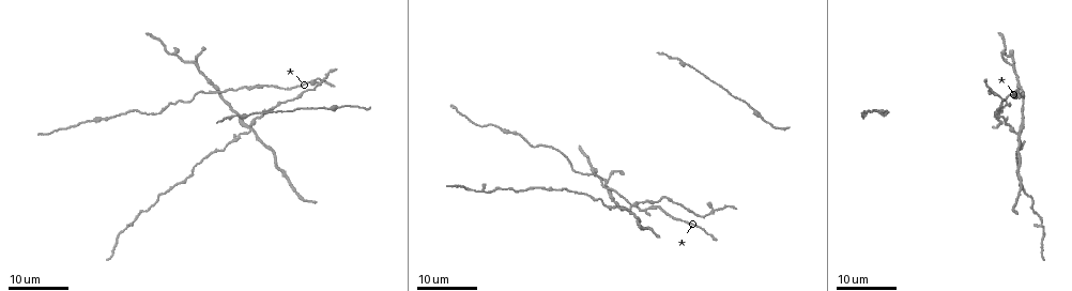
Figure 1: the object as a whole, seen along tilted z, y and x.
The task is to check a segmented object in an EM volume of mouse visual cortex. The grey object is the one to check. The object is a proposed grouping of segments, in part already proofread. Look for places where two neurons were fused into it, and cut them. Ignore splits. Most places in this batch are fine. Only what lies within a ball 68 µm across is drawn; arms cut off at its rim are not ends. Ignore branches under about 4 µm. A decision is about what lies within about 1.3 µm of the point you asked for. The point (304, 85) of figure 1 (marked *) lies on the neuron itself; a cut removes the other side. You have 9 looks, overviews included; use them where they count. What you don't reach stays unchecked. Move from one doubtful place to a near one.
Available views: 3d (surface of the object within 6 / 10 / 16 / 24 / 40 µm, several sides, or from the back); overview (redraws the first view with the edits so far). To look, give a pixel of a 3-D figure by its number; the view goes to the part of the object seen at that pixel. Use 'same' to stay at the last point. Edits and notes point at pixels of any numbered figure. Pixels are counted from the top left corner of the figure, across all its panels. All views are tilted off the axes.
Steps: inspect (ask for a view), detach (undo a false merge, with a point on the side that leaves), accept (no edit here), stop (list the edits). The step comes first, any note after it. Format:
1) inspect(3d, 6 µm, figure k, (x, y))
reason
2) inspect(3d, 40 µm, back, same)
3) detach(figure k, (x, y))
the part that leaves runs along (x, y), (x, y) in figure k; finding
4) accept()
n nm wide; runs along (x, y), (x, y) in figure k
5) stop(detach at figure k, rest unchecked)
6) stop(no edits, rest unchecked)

inspect(3d, 16 µm, figure 1, (1019, 133))
looks like a crossing

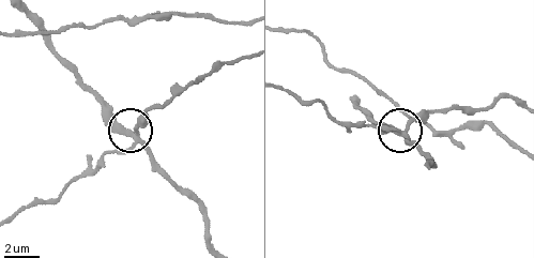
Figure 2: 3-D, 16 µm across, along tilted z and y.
inspect(3d, 10 µm, figure 2, (406, 131))

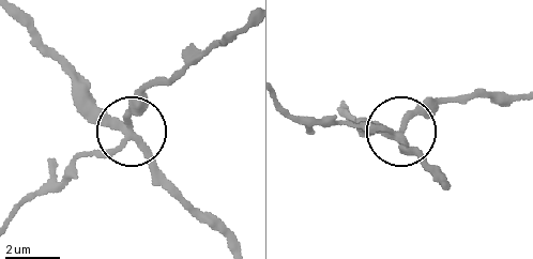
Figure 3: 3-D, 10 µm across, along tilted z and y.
detach(figure 3, (152, 167))
side arm 38 µm; the part that leaves runs along (128, 134), (27, 16) in figure 3; two neurons meet here

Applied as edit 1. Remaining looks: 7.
inspect(overview)

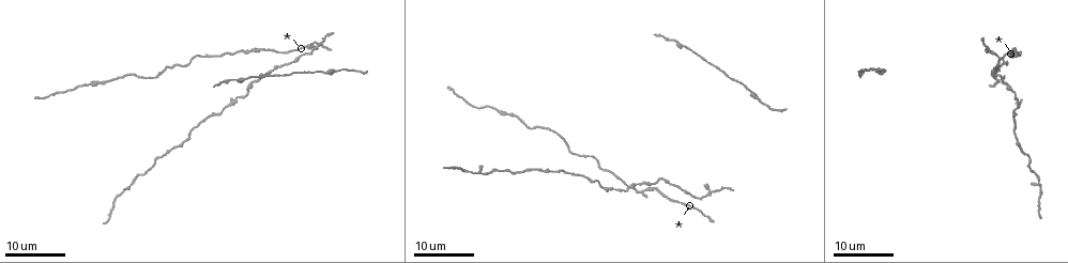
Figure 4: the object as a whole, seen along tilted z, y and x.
inspect(3d, 16 µm, figure 4, (294, 59))
thick turns thin

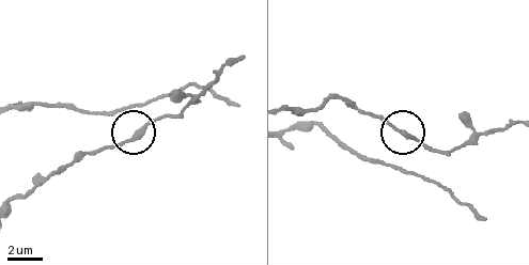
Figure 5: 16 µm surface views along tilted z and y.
inspect(3d, 6 µm, figure 5, (399, 129))

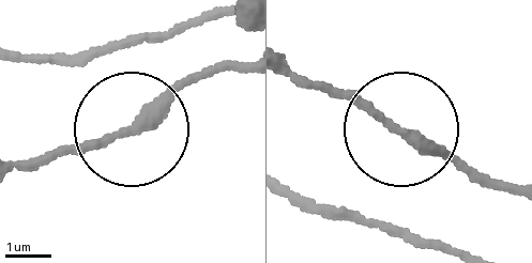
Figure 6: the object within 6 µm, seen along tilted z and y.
accept()
all the same neuron

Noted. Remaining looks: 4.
inspect(3d, 16 µm, figure 4, (216, 55))
a narrow waist

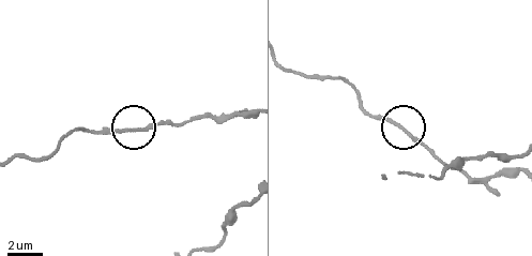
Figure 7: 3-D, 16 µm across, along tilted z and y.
inspect(3d, 6 µm, figure 7, (129, 131))

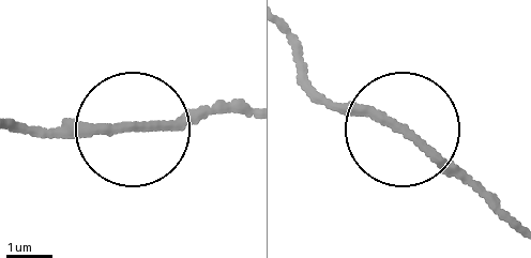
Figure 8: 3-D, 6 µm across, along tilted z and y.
accept()
runs along (517, 229), (403, 132), (309, 95) in figure 8; one neuron here

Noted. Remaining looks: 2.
inspect(3d, 16 µm, figure 4, (251, 51))
three-way junction

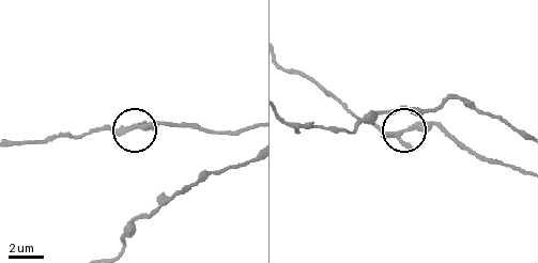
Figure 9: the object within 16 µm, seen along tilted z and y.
inspect(3d, 10 µm, figure 9, (406, 129))

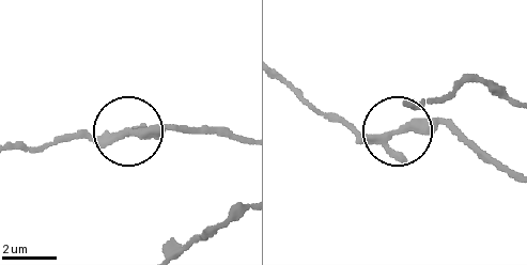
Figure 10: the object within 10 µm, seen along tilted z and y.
accept()
3 arms; runs along (513, 178), (434, 121), (374, 134), (331, 119) in figure 10; one neuron here

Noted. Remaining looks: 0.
stop(detach at figure 3, rest unchecked)

